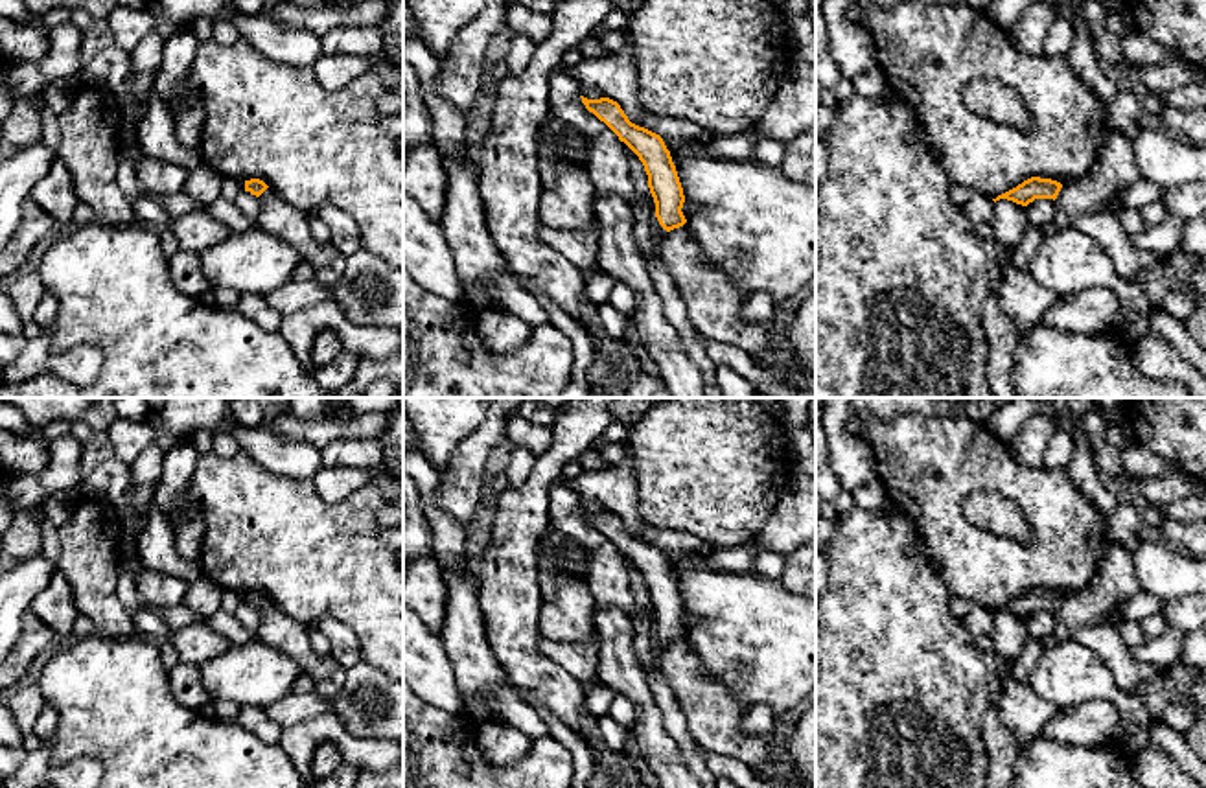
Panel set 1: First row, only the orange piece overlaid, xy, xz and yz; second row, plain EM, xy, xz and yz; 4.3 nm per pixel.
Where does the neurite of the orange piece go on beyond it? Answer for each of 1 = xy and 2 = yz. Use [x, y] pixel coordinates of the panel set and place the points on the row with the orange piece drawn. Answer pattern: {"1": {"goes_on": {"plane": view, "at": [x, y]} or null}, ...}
{"1": {"goes_on": null}, "2": {"goes_on": null}}

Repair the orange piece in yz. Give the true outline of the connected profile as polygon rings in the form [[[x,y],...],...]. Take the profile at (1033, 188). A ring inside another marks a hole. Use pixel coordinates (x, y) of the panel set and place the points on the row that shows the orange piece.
[[[1031,177],[1018,184],[1016,188],[998,195],[992,199],[994,203],[1000,199],[1013,201],[1016,204],[1027,206],[1035,199],[1057,199],[1062,184],[1051,179],[1040,179],[1040,177]]]

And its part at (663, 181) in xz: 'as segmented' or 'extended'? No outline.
as segmented

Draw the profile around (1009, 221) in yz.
[[[1007,199],[996,201],[991,225],[994,241],[1003,249],[1015,249],[1029,226],[1026,206]]]

